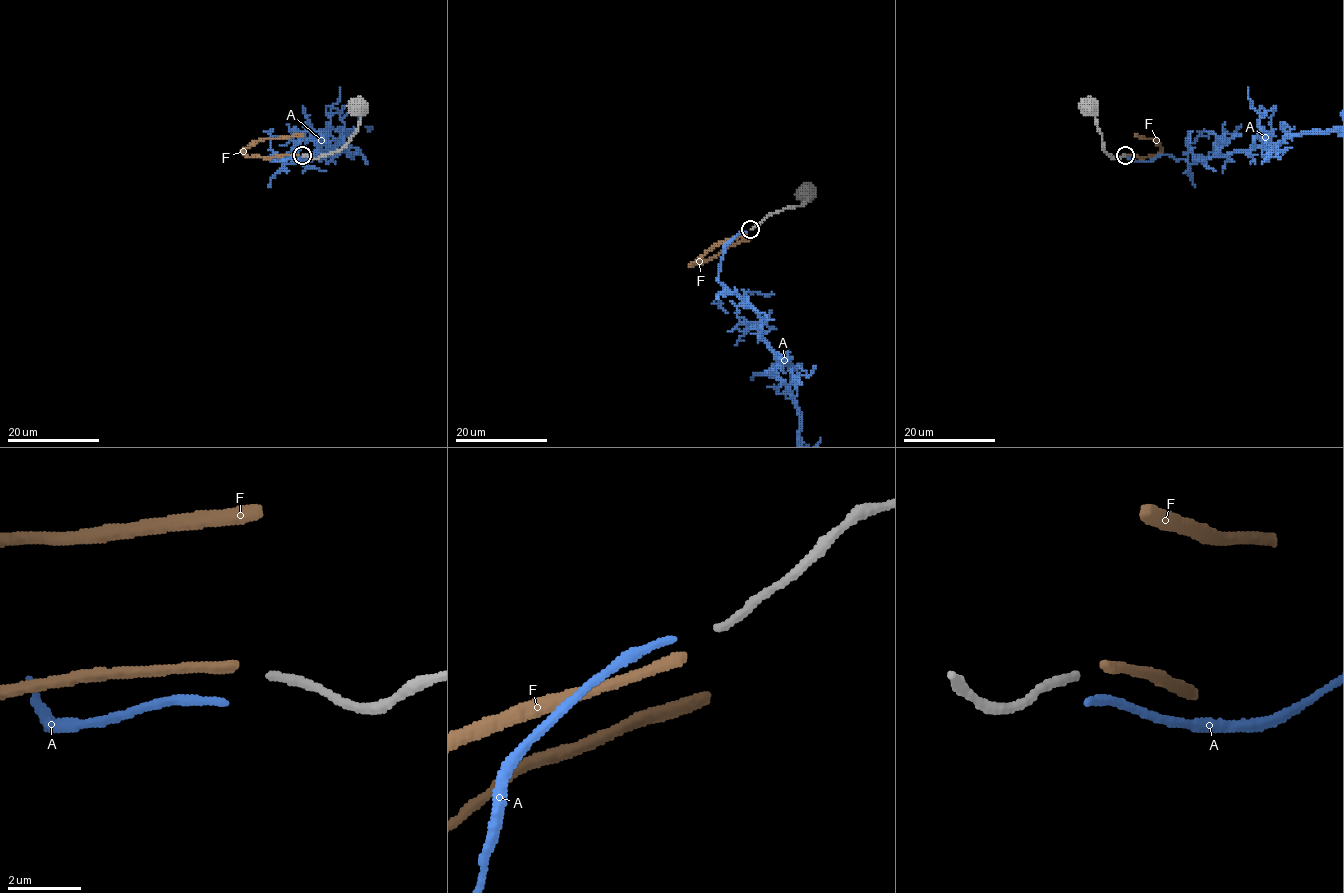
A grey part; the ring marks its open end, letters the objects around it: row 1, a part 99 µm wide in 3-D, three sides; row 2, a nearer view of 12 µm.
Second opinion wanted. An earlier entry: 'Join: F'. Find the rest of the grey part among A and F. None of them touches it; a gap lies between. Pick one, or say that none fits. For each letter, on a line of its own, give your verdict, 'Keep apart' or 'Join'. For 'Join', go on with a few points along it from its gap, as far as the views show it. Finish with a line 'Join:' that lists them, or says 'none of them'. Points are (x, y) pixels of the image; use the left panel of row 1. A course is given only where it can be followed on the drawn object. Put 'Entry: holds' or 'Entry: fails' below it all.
A: Keep apart
F: Keep apart
Join: none of them
Entry: fails

